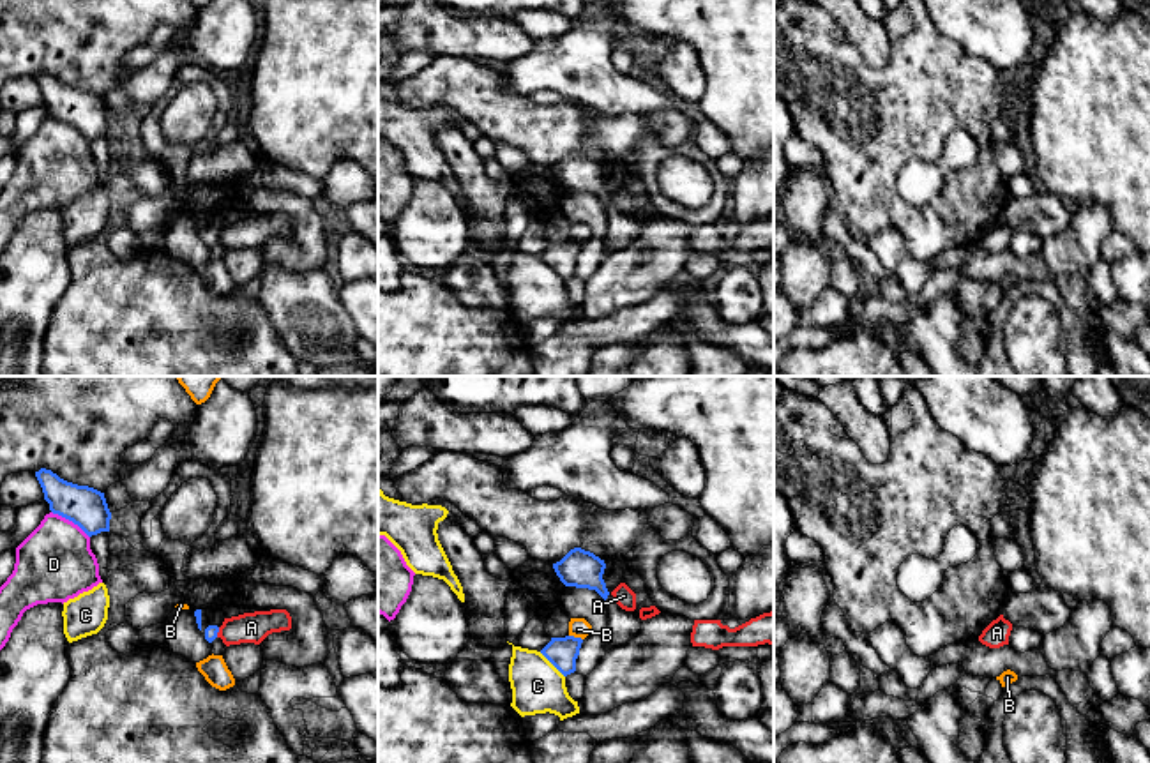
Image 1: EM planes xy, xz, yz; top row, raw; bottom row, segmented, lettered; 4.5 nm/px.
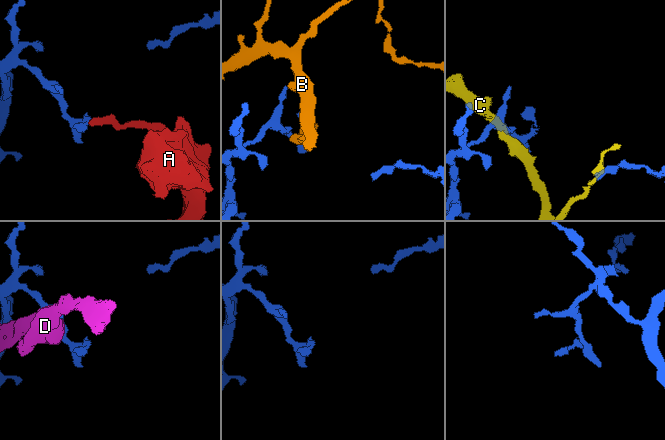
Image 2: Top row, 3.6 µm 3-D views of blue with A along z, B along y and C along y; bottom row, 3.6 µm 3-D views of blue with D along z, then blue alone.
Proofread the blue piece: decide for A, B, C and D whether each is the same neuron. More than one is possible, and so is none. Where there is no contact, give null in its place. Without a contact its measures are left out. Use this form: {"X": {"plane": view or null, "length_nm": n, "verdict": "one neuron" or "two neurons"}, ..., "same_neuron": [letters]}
{"A": {"plane": "xy", "length_nm": 50, "verdict": "two neurons"}, "B": {"plane": "xz", "length_nm": 70, "verdict": "two neurons"}, "C": {"plane": "xz", "length_nm": 170, "verdict": "two neurons"}, "D": {"plane": "xy", "length_nm": 220, "verdict": "two neurons"}, "same_neuron": []}

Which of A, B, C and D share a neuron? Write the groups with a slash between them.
A / B / C / D

